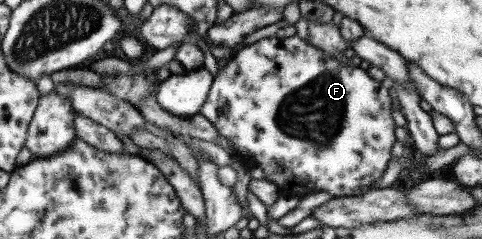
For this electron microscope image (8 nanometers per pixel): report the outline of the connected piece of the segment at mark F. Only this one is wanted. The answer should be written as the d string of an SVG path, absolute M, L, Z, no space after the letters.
M296 34L282 39L275 36L267 37L254 42L254 44L245 45L237 54L233 54L232 60L224 68L221 68L218 75L213 78L213 85L210 88L207 102L200 110L200 115L206 117L214 125L214 128L218 129L221 136L231 138L239 152L245 154L245 158L251 166L262 168L264 179L278 187L279 197L304 199L308 195L322 191L330 193L332 197L346 197L356 193L356 189L370 187L372 183L378 183L382 179L392 158L392 153L390 153L392 146L397 140L392 107L392 99L390 99L388 90L382 86L382 82L369 76L366 66L342 66L334 57L330 57L316 46L306 43Z

